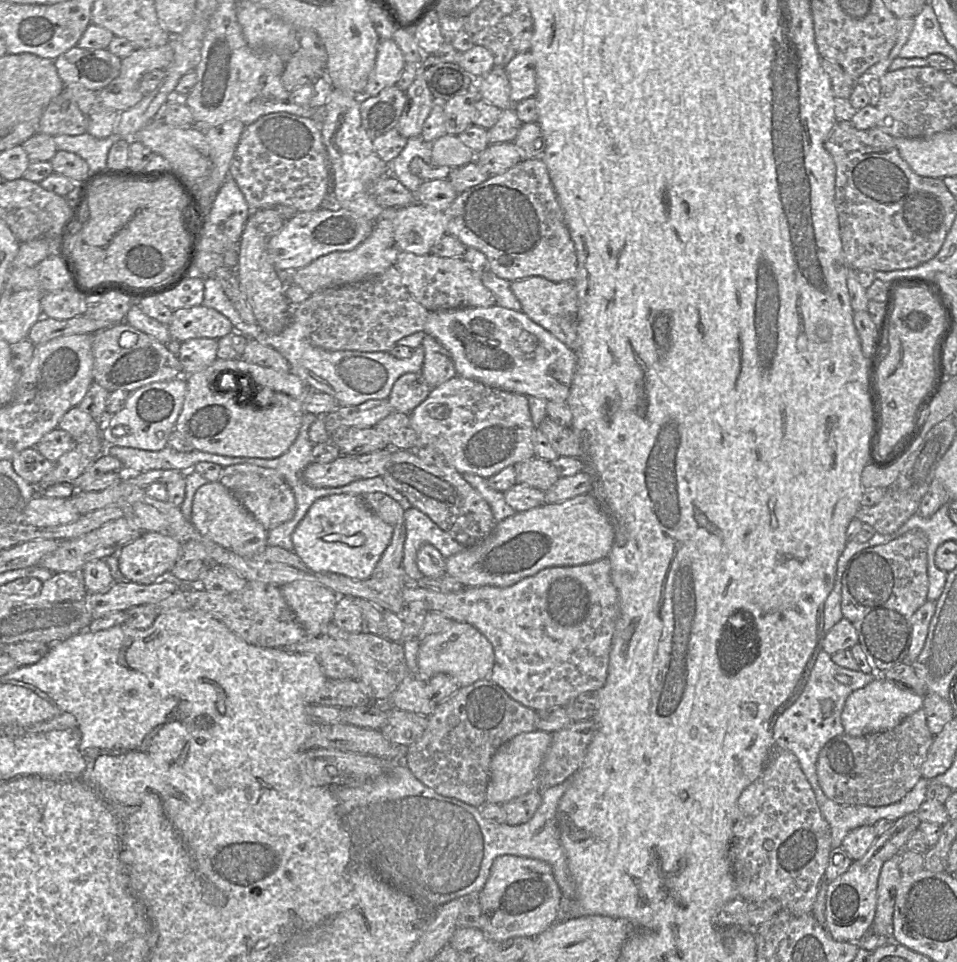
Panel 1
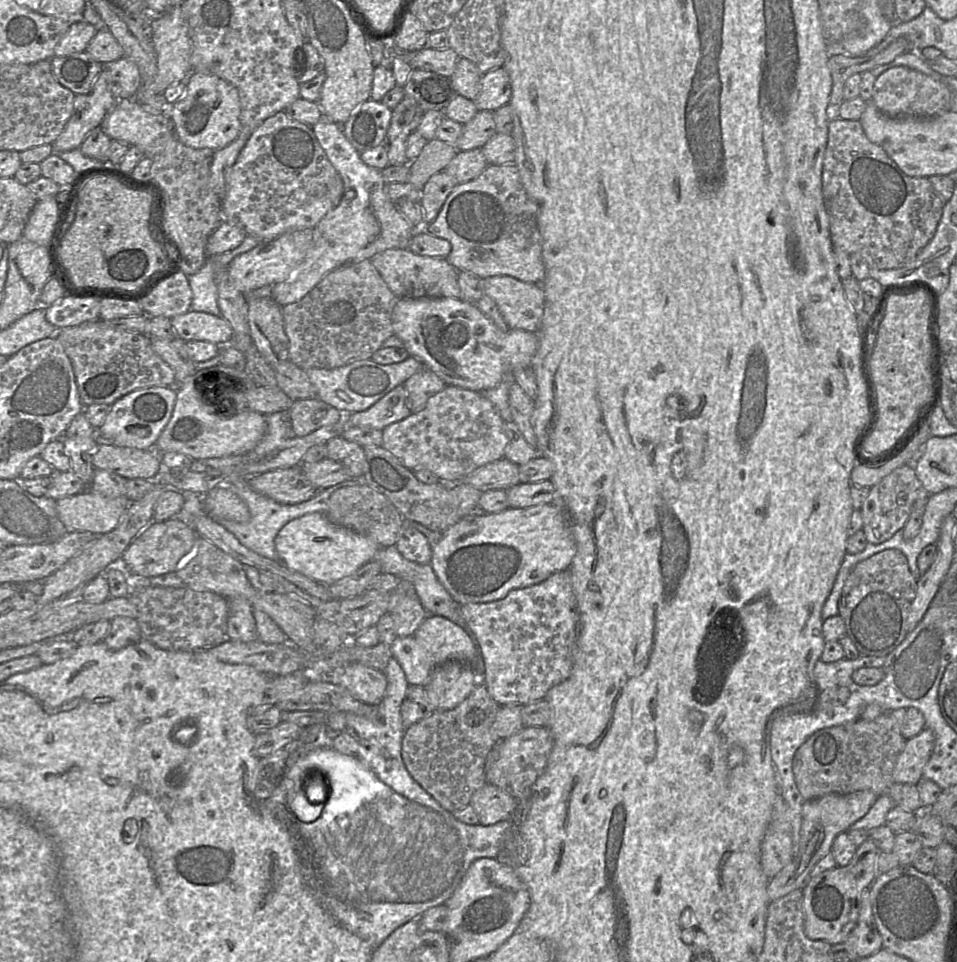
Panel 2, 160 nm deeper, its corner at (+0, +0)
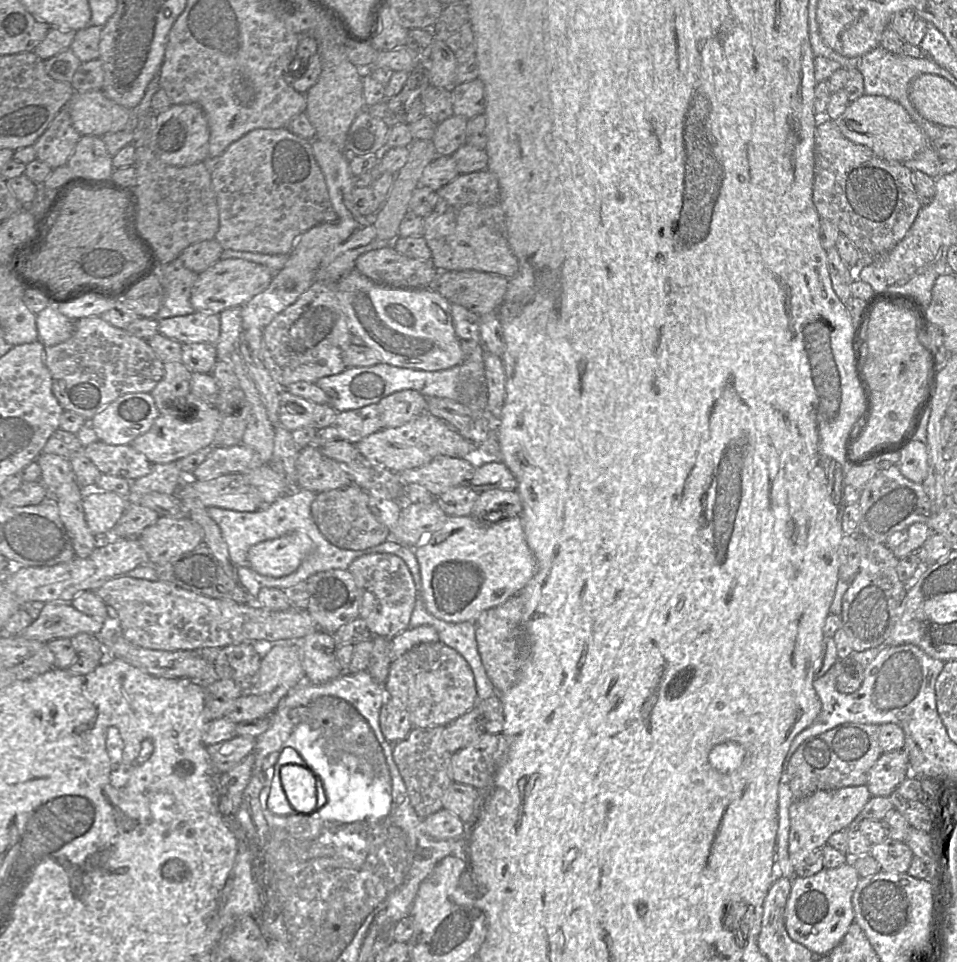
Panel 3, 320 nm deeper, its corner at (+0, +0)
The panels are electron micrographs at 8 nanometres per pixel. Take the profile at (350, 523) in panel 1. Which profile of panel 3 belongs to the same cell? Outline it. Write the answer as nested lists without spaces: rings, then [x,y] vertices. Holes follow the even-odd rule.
[[[302,531],[285,534],[253,545],[247,554],[250,568],[258,574],[280,578],[293,573],[313,549],[313,541]]]

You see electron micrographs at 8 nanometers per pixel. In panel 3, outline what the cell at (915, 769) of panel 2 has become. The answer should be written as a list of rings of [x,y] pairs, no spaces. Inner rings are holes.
[[[902,748],[883,753],[872,767],[866,784],[872,796],[889,796],[908,776],[909,757]]]

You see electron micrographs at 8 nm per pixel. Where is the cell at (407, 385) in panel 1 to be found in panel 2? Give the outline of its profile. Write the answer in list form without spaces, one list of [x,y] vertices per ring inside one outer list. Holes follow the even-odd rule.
[[[401,384],[367,410],[348,414],[348,422],[352,427],[370,427],[382,430],[409,415],[411,415],[411,411],[408,407],[407,391]]]

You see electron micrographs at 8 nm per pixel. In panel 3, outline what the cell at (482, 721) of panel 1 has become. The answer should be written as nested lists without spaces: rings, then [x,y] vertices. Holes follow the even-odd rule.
[[[444,726],[413,728],[403,740],[393,744],[393,760],[404,781],[411,805],[420,818],[443,808],[443,795],[452,782],[449,776],[452,754],[444,745],[443,731]]]

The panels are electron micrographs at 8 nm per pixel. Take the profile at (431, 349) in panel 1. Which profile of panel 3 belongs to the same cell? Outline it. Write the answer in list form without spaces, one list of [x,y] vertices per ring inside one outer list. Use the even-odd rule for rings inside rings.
[[[407,389],[392,393],[377,404],[380,409],[383,428],[404,425],[426,410],[427,398],[416,390]]]

